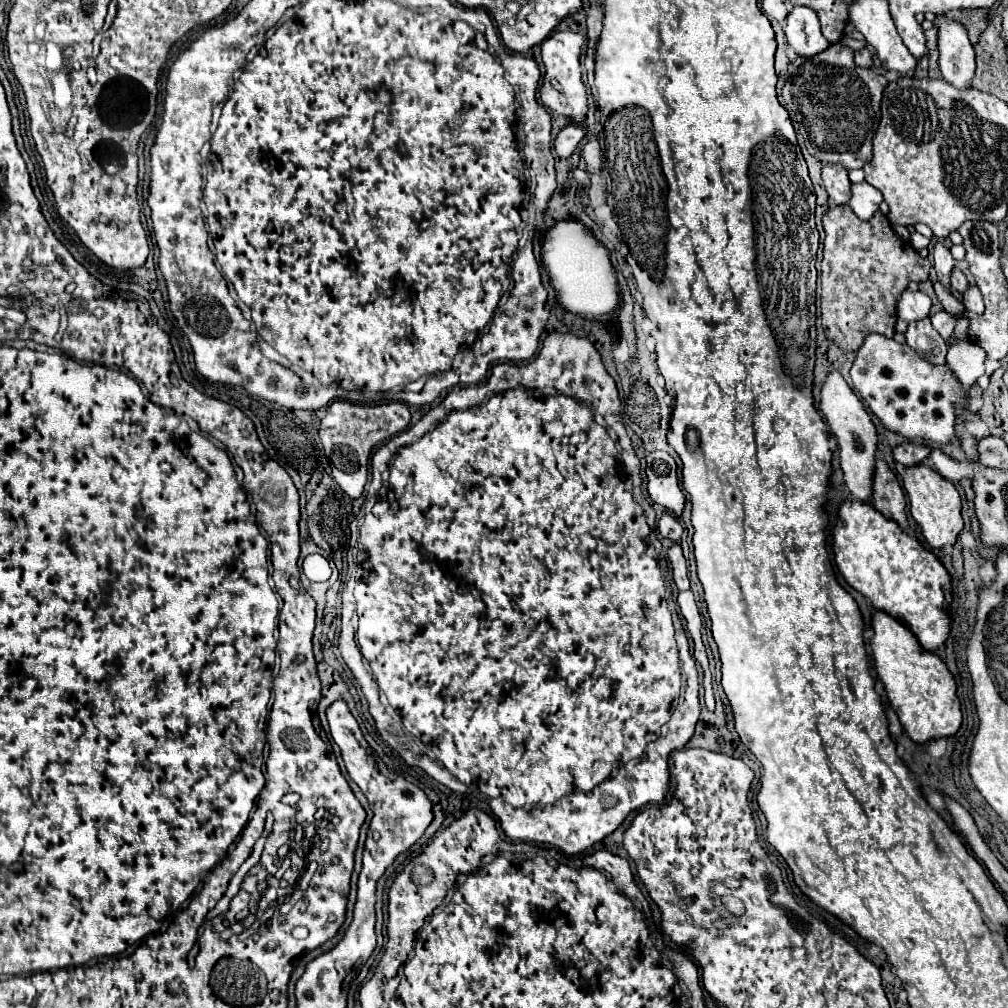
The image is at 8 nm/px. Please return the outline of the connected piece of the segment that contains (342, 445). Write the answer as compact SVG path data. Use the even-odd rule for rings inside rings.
M335 400L327 408L327 416L321 420L319 438L331 462L333 478L349 498L359 498L363 494L363 488L367 484L367 462L373 448L385 442L387 438L393 438L399 432L403 432L409 426L409 422L411 422L409 408L407 404L401 402L367 406L367 404L349 404L345 400Z

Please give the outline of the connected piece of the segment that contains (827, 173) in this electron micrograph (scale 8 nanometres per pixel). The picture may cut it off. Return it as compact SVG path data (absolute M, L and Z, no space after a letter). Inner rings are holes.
M825 164L823 166L823 182L825 190L835 204L847 204L851 198L851 182L847 168L841 168L841 164Z

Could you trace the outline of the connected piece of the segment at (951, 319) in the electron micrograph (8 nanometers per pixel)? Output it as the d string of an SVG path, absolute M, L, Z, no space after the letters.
M941 310L930 318L933 327L944 340L948 340L953 335L956 325L955 316L947 313L945 310Z

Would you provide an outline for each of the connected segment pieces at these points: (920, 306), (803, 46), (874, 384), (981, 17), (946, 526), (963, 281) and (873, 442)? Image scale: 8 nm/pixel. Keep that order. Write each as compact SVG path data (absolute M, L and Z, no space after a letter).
M905 290L897 298L897 316L907 322L925 318L929 314L929 308L931 308L931 298L921 290L917 290L917 292Z
M795 6L789 12L785 36L787 44L795 50L797 56L809 58L829 48L829 40L825 40L825 36L821 34L817 14L805 6Z
M881 334L865 336L851 366L851 380L861 400L881 420L881 424L907 440L931 440L949 444L955 436L957 418L973 420L969 392L947 366L929 364L907 344Z
M953 10L949 12L951 20L957 20L959 24L965 26L971 44L975 44L981 36L981 32L987 28L987 10Z
M925 464L901 468L903 486L909 496L909 510L915 522L921 526L923 536L931 548L943 548L953 546L957 542L959 532L963 530L963 518L961 518L961 496L953 482L939 476L935 470L931 470Z
M953 270L953 274L951 274L951 288L955 288L957 292L965 292L967 288L969 288L969 282L967 282L967 278L965 278L965 274L961 272L961 270Z
M829 372L827 380L821 388L821 404L819 404L825 422L831 428L831 434L835 436L839 444L839 460L841 470L845 474L845 484L853 498L869 500L871 498L871 486L873 486L873 468L875 468L875 450L877 450L877 432L875 424L871 422L871 416L867 414L863 402L855 396L855 392L849 388L845 378L839 372Z

